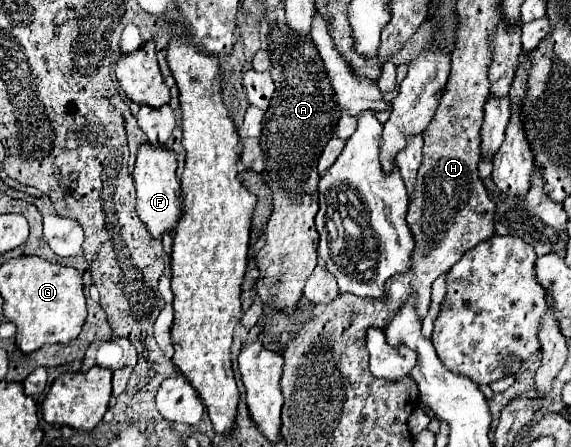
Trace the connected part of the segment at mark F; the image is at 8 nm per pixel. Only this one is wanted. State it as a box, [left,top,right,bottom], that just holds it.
[134,144,180,238]

